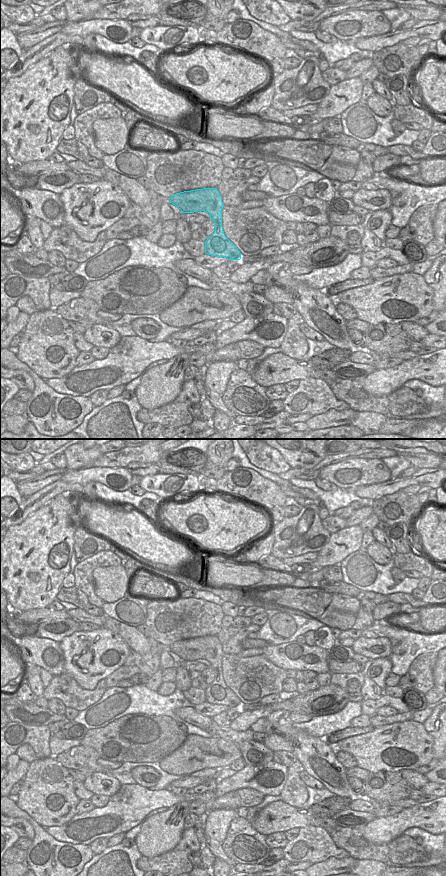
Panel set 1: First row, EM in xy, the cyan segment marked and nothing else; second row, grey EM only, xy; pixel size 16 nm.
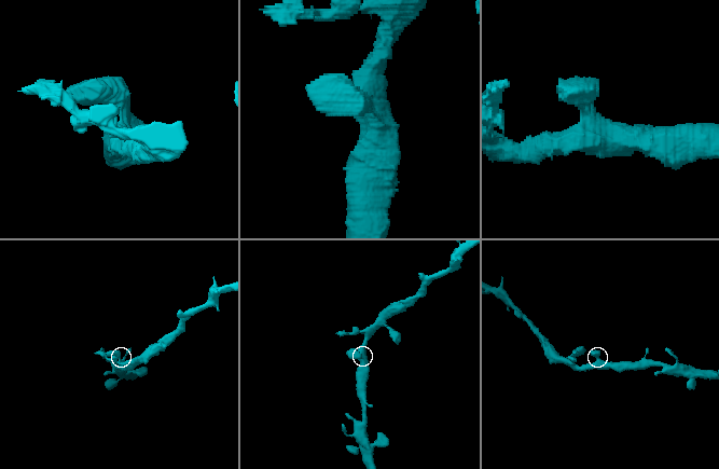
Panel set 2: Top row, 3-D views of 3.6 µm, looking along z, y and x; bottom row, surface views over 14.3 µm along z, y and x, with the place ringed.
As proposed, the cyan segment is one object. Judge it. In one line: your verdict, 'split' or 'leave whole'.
leave whole

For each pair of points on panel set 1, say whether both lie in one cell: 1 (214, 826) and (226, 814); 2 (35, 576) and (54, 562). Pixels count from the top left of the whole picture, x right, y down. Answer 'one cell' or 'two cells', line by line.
1: one cell
2: one cell

